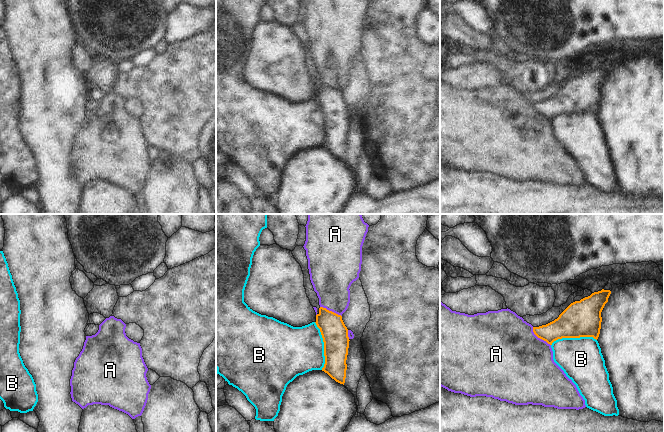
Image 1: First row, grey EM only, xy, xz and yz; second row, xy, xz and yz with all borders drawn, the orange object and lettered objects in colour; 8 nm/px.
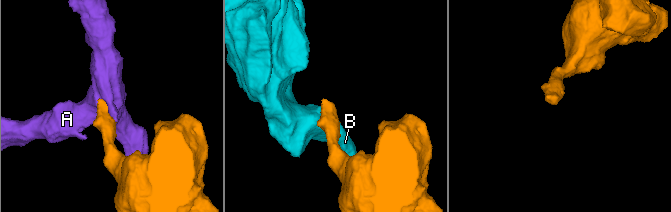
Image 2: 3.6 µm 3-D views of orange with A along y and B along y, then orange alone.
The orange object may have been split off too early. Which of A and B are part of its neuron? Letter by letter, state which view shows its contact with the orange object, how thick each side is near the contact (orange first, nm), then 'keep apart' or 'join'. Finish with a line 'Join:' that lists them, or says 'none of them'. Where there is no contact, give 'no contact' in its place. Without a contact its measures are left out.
A: yz | 200/480 nm | keep apart
B: xz | 200/400 nm | keep apart
Join: none of them

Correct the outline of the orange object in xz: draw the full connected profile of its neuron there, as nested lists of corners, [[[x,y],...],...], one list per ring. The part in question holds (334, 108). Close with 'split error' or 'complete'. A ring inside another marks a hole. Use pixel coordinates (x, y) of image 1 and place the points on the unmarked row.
[[[296,22],[292,27],[304,50],[304,63],[307,73],[313,83],[317,84],[316,101],[320,105],[324,118],[325,140],[322,147],[336,158],[345,159],[347,146],[347,131],[349,124],[348,105],[342,92],[319,81],[319,74],[310,56],[308,35],[303,22]]]; split error

